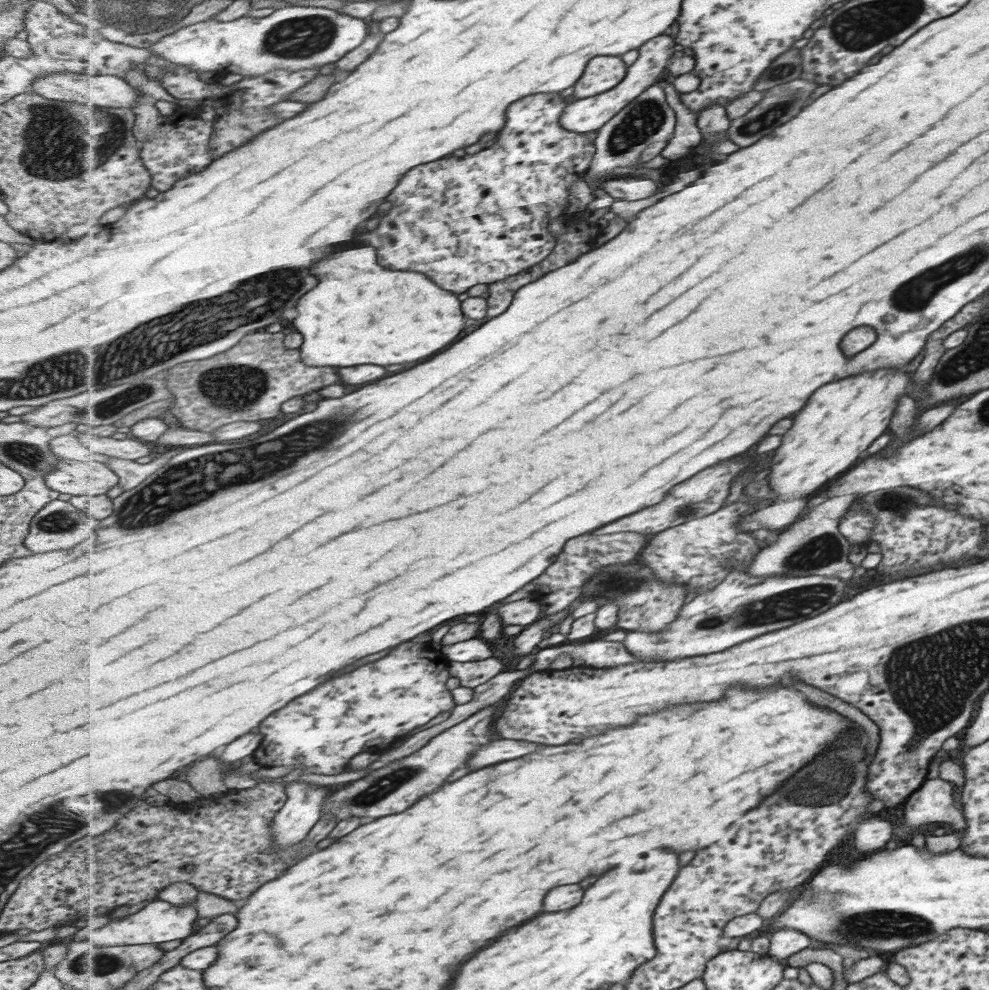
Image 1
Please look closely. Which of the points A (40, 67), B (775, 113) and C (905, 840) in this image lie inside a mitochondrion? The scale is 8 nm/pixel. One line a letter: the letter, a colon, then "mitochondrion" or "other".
A: other
B: mitochondrion
C: other

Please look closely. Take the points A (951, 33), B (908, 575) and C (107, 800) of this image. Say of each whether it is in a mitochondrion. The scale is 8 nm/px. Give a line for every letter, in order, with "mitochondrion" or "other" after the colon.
A: other
B: other
C: mitochondrion

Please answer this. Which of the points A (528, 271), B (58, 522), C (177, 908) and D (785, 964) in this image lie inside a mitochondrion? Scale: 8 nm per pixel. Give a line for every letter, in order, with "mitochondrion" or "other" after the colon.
A: other
B: mitochondrion
C: other
D: other

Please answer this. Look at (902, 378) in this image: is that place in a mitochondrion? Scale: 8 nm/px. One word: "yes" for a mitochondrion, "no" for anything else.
no

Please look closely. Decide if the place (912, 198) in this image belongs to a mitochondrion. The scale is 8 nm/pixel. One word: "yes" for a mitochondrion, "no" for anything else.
no

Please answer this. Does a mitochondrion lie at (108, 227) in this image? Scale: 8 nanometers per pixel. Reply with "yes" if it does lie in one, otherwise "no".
no

